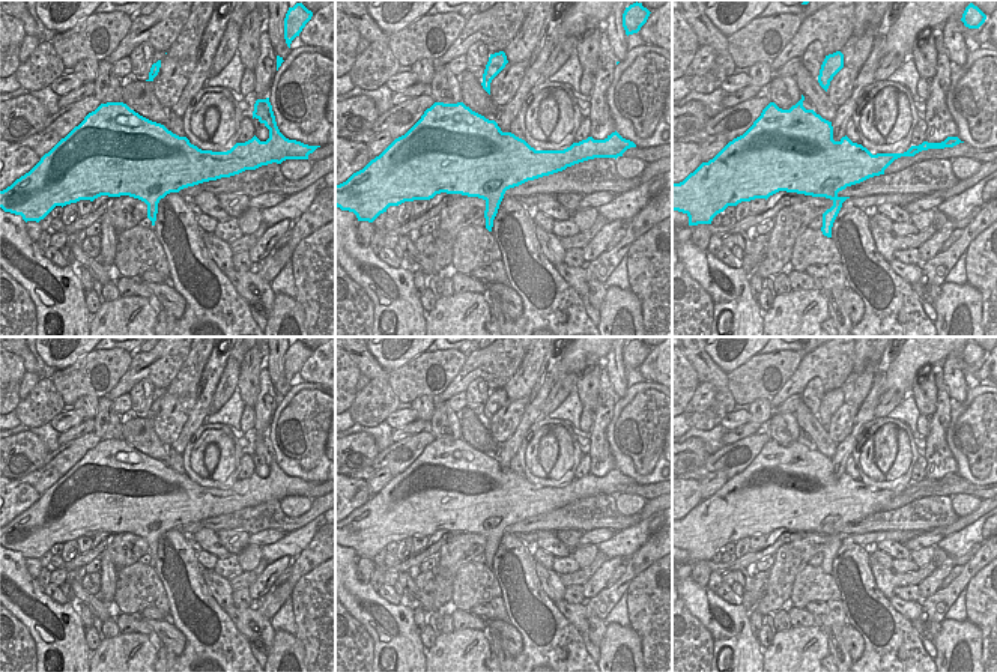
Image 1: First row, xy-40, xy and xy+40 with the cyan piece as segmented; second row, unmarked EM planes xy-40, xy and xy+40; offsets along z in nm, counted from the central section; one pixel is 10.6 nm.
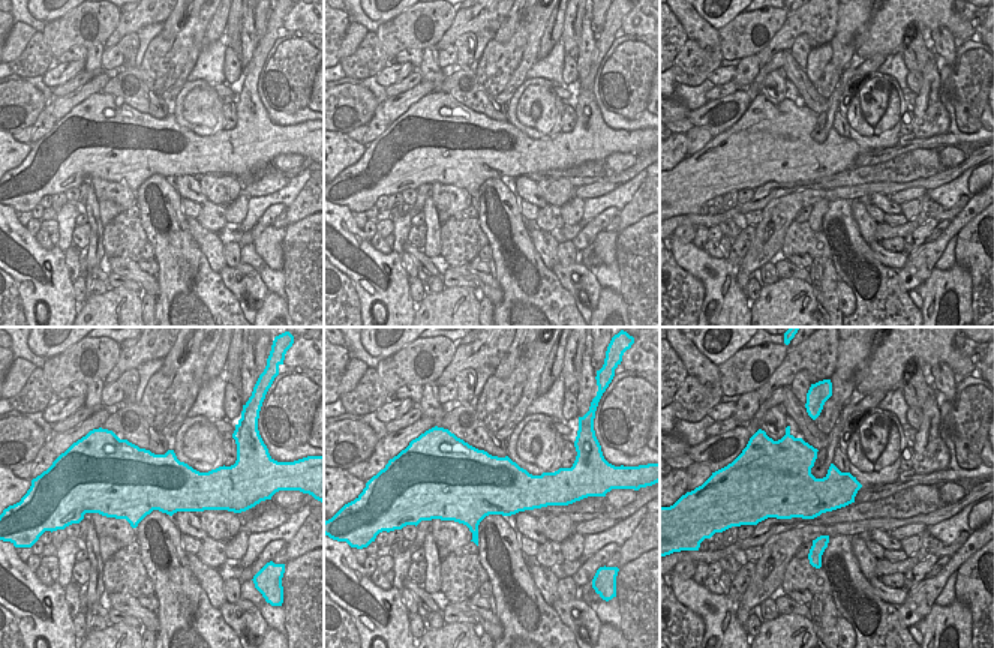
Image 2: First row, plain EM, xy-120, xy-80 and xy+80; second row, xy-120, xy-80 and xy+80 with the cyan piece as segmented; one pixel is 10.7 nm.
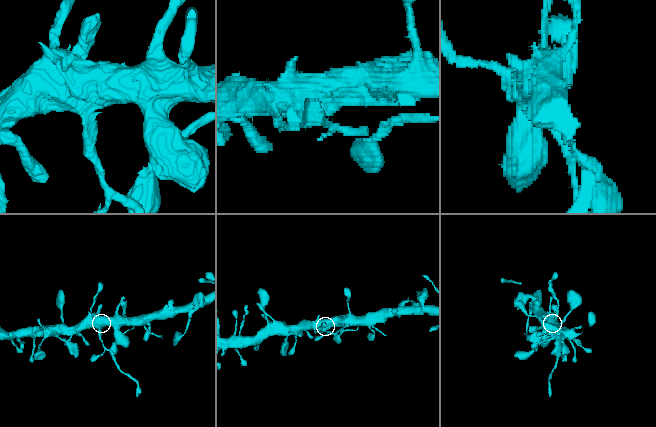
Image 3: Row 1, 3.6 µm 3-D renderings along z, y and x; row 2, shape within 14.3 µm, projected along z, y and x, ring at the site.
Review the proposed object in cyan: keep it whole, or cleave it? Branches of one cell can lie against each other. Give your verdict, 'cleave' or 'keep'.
cleave

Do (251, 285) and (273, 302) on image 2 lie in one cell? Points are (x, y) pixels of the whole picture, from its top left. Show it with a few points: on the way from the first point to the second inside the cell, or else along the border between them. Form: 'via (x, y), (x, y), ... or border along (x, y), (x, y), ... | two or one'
border along (269, 293), (263, 305), (255, 311) | two

